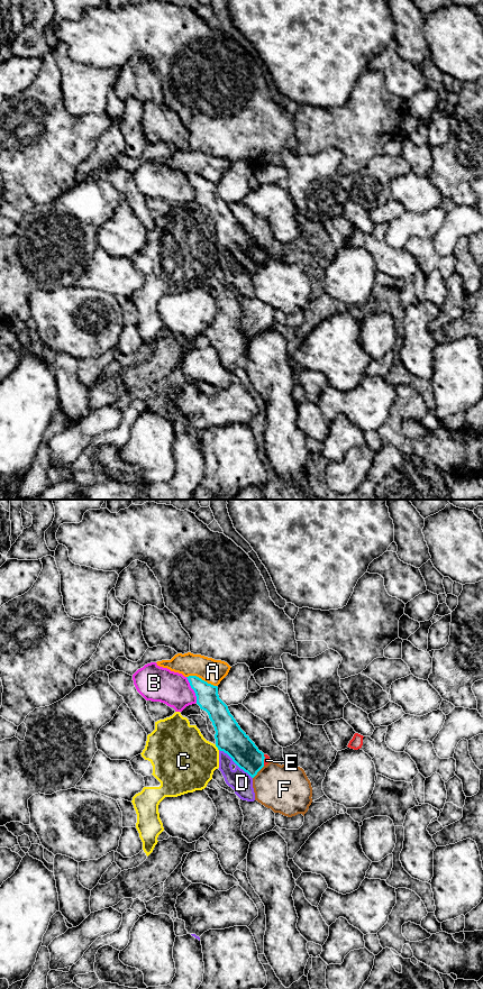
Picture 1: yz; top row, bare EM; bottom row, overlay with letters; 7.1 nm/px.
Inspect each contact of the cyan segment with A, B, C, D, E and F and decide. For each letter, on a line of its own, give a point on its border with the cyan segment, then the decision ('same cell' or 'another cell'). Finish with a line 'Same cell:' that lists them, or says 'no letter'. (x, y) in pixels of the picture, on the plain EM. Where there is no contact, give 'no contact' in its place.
A: meets cyan in yz at (200, 175); another cell
B: meets cyan in yz at (192, 185); another cell
C: meets cyan in yz at (217, 244); another cell
D: meets cyan in yz at (236, 261); same cell
E: meets cyan in yz at (263, 257); same cell
F: meets cyan in yz at (257, 268); another cell
Same cell: D, E

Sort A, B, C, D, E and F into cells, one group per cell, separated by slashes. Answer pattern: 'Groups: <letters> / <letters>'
Groups: A / B / C / D E / F

